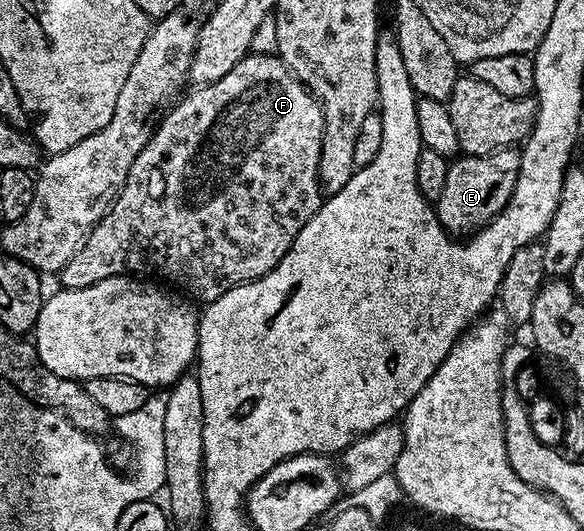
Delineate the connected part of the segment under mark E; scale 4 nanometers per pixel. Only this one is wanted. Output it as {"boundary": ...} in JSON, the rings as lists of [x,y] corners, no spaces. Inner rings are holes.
{"boundary":[[[518,147],[496,148],[487,156],[460,155],[449,163],[449,174],[445,177],[445,191],[441,198],[434,201],[435,215],[443,223],[443,227],[455,238],[467,238],[491,223],[492,218],[509,202],[513,190],[517,186],[519,167],[521,166],[521,152]]]}

